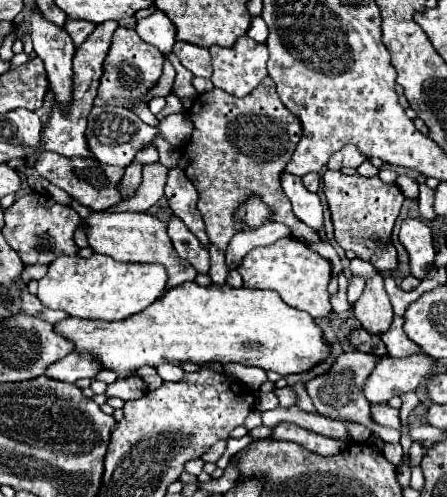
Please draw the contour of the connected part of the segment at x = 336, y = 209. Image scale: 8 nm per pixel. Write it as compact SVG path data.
M326 171L322 175L324 195L330 205L334 239L342 249L350 249L362 261L372 263L378 271L392 271L398 263L396 249L390 241L394 221L404 203L404 195L396 185L384 185L378 177L344 175L340 171Z

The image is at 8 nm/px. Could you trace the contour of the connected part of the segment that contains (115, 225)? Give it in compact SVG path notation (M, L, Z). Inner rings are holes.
M94 213L90 219L82 219L82 223L86 223L90 227L88 243L96 253L110 255L116 261L124 261L124 263L160 263L160 265L164 265L168 271L166 289L182 285L186 281L194 281L194 277L198 275L196 269L188 261L182 261L178 257L178 253L174 253L172 241L166 231L166 223L162 223L154 215L148 215L148 213Z

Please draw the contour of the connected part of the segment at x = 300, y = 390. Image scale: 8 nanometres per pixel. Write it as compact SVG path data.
M294 383L292 389L294 389L294 393L296 393L296 407L298 407L298 409L306 409L306 413L316 413L314 403L310 401L310 395L306 393L304 383Z

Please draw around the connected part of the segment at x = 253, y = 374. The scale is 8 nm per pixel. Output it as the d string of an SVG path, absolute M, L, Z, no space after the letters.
M240 363L224 365L224 371L226 371L228 377L238 379L242 385L246 385L250 391L258 391L260 385L268 379L264 369L260 369L260 367L248 367L248 365L240 365Z

